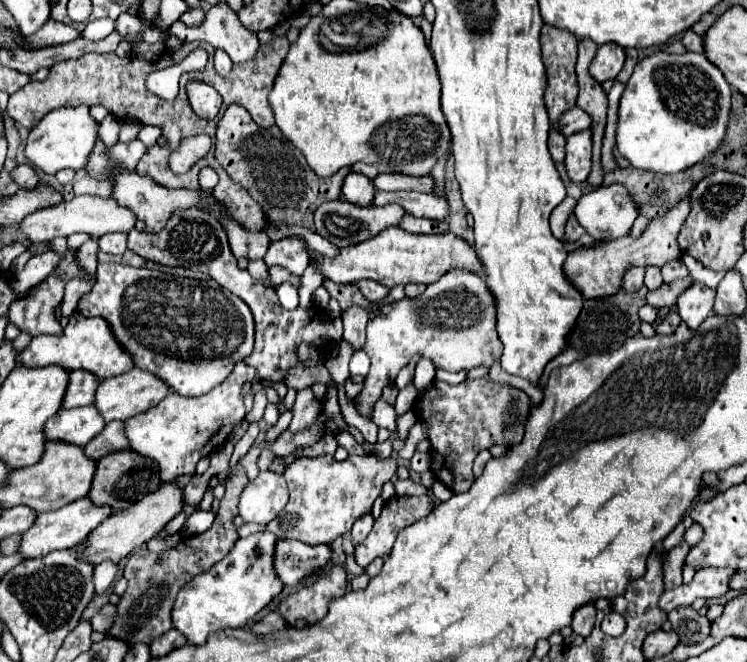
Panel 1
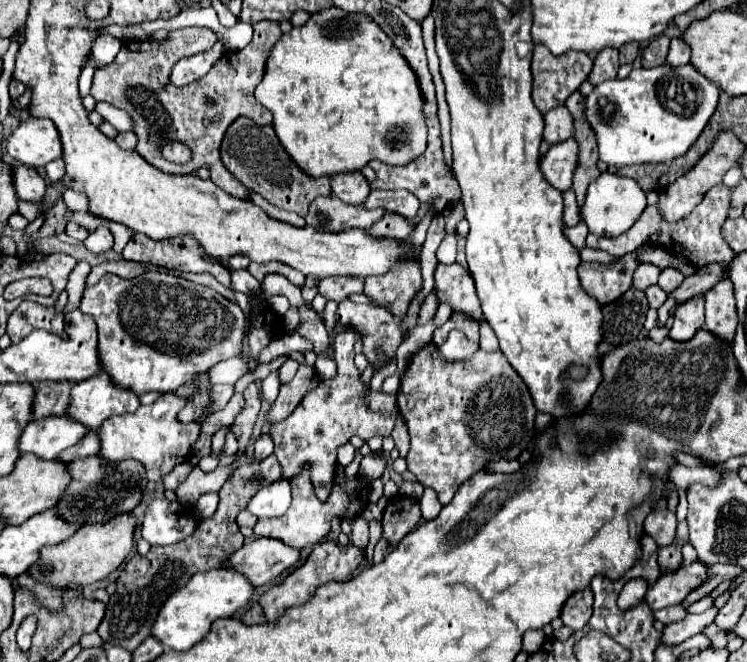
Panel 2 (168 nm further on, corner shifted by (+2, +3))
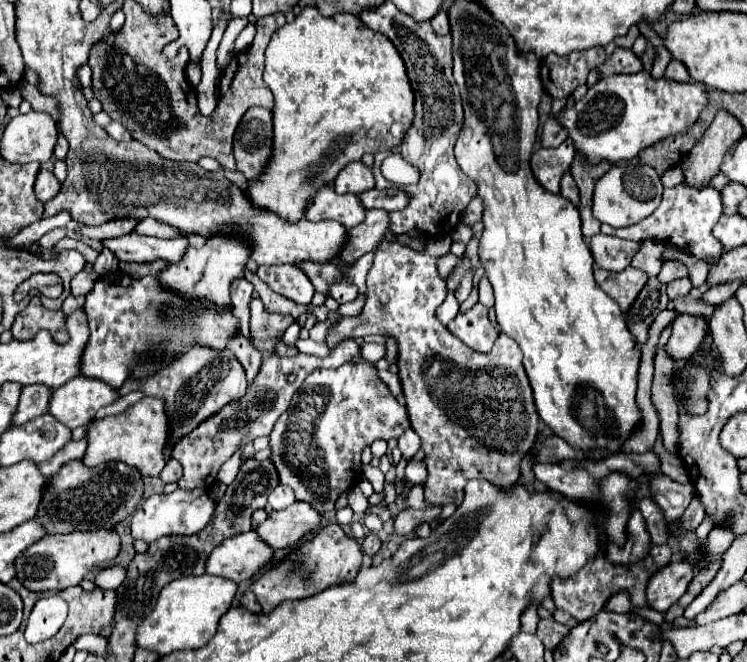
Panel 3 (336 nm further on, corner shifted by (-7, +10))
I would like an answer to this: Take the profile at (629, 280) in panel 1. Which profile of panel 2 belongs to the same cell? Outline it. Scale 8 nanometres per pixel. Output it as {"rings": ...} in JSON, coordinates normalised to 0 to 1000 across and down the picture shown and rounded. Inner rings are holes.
{"rings":[[[859,397],[859,400],[849,409],[846,434],[862,440],[865,434],[870,434],[870,427],[881,427],[881,403],[873,400],[873,397]]]}

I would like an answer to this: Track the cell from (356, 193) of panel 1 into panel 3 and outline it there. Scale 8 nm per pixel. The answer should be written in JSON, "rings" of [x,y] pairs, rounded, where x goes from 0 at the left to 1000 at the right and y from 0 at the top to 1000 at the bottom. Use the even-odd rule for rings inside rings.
{"rings":[[[470,245],[454,260],[446,278],[448,278],[451,293],[465,293],[465,290],[483,293],[502,284],[502,269],[486,245]]]}

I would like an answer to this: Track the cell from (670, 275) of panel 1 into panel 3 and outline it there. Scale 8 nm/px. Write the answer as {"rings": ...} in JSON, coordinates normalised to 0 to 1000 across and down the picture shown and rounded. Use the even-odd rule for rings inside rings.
{"rings":[[[901,423],[898,429],[893,429],[893,444],[896,444],[896,453],[904,453],[909,447],[920,447],[922,438],[928,435],[925,423]]]}

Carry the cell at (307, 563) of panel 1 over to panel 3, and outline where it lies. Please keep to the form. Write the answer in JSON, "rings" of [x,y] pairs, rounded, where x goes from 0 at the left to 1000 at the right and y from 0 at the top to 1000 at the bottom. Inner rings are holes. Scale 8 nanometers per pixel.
{"rings":[[[336,801],[331,807],[317,807],[299,816],[299,822],[282,834],[274,867],[296,870],[320,882],[336,876],[349,855],[363,846],[363,840],[363,828],[357,828],[357,822],[352,822]]]}

